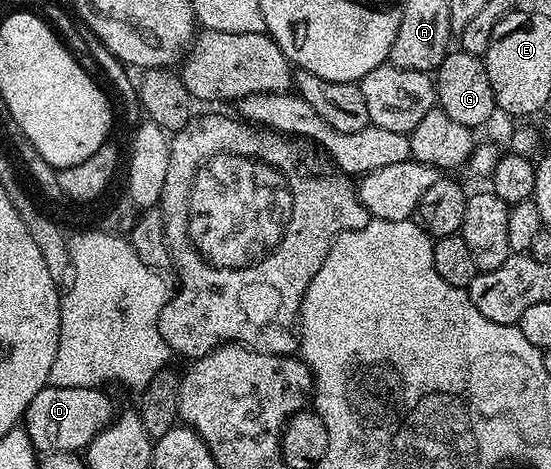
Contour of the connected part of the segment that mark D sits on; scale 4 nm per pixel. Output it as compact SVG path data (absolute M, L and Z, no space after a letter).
M47 384L43 390L36 392L24 415L24 429L35 451L85 451L90 441L116 417L114 402L104 391L92 386L68 388Z

